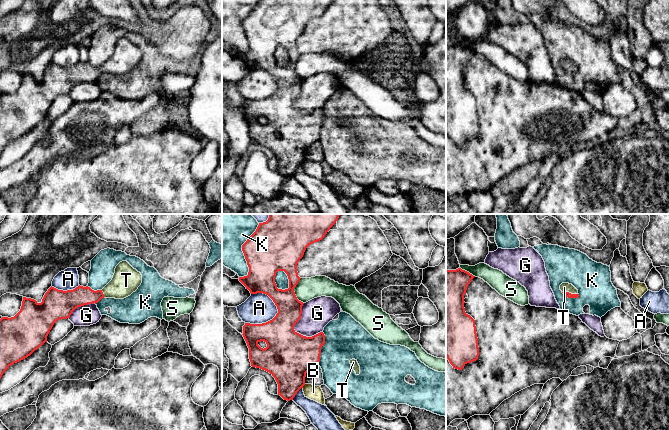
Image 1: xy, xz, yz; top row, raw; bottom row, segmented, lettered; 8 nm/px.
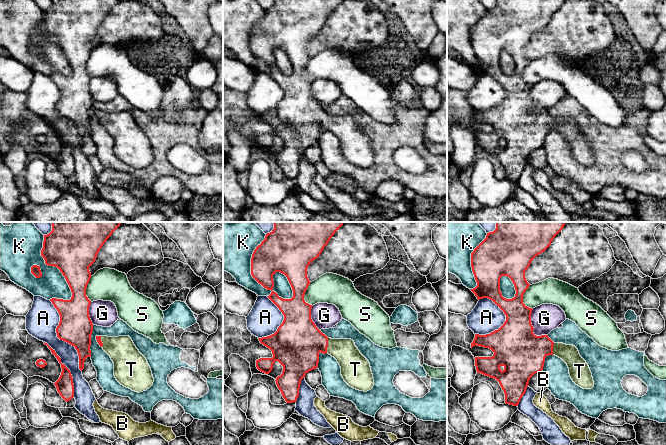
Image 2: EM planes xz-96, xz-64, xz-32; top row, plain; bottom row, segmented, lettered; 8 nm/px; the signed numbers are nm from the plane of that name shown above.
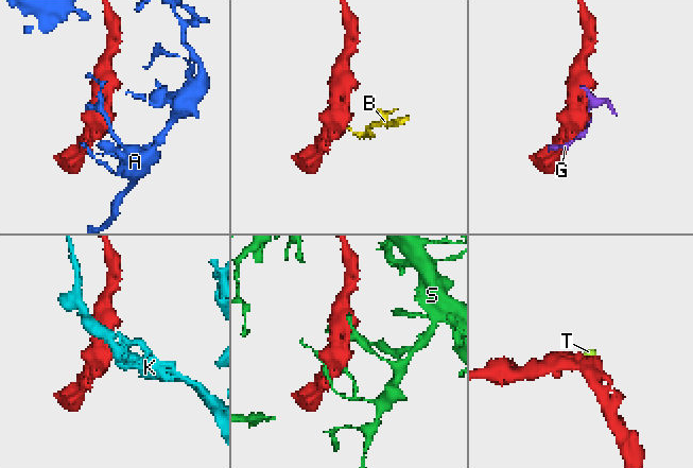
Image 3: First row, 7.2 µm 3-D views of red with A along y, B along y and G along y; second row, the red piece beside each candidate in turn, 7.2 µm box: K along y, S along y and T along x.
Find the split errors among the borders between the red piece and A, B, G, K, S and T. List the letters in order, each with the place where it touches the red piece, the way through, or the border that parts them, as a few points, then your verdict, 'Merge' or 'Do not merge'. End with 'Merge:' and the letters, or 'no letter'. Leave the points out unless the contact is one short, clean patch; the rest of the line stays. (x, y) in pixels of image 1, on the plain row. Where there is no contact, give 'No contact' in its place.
A: Touches red at xz (270, 96). Do not merge
B: Touches red at xz (303, 161). Boundary: xz (305, 160), (302, 163). Do not merge
G: Touches red at xz (294, 101). Do not merge
K: Touches red at xz (243, 28). Do not merge
S: Touches red at xz (293, 67). Do not merge
T: Touches red at yz (570, 69). Path across: yz (567, 70), (570, 69), (564, 63). Merge
Merge: T

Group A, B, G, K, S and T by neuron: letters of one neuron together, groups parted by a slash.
A / B / G / K / S / T

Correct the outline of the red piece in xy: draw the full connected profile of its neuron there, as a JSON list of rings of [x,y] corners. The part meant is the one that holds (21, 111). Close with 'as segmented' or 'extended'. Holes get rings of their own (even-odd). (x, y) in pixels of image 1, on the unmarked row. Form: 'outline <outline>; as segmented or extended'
outline [[[122,37],[116,42],[112,56],[102,66],[94,67],[88,62],[79,61],[73,66],[63,67],[51,62],[41,79],[23,73],[21,85],[14,93],[0,95],[0,155],[11,141],[27,134],[47,118],[47,112],[56,97],[67,95],[76,84],[96,80],[102,74],[124,75],[135,68],[141,59],[141,49],[127,37]]]; extended

